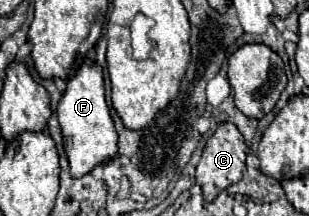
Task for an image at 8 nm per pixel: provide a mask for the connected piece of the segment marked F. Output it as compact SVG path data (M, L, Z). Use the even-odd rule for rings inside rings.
M95 61L81 63L73 77L67 79L67 89L57 107L59 125L63 129L63 143L65 153L69 157L71 175L83 177L89 173L97 163L105 163L117 153L117 131L113 127L111 111L105 99L105 81L103 81L103 67Z

